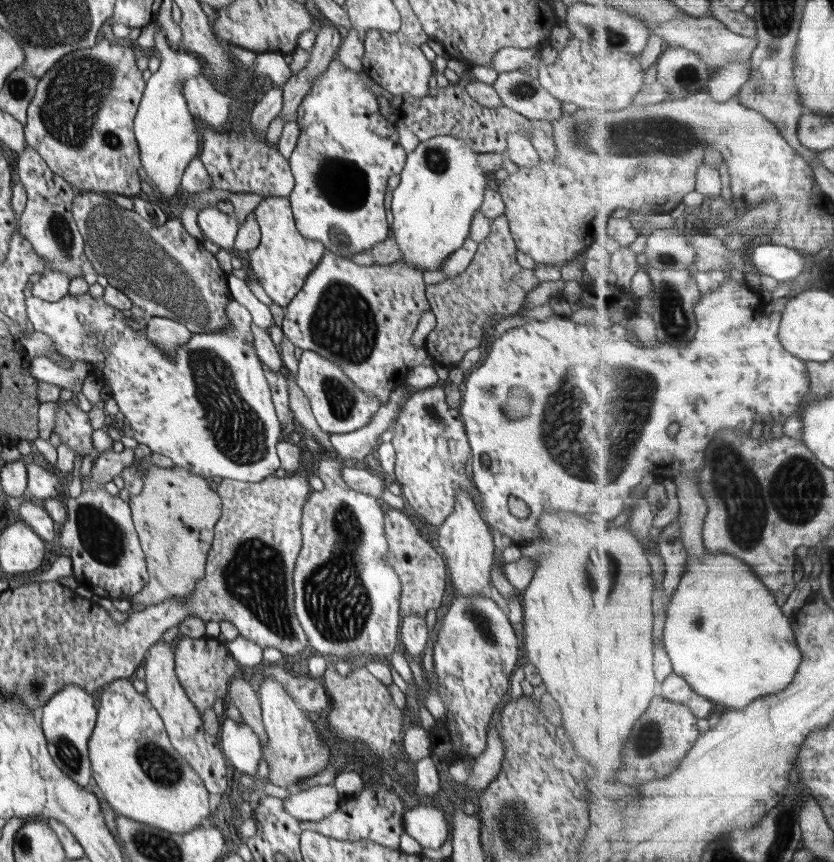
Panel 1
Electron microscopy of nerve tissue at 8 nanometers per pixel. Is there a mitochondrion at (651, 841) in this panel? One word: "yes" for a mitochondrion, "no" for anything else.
no

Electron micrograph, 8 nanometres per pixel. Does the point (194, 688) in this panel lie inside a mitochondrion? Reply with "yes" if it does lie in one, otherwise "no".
no

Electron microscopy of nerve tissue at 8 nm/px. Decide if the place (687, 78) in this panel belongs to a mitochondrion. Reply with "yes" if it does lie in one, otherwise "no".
yes

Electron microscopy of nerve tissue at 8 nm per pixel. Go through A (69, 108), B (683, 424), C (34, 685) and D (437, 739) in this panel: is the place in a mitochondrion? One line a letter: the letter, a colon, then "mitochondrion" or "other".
A: mitochondrion
B: other
C: mitochondrion
D: other

